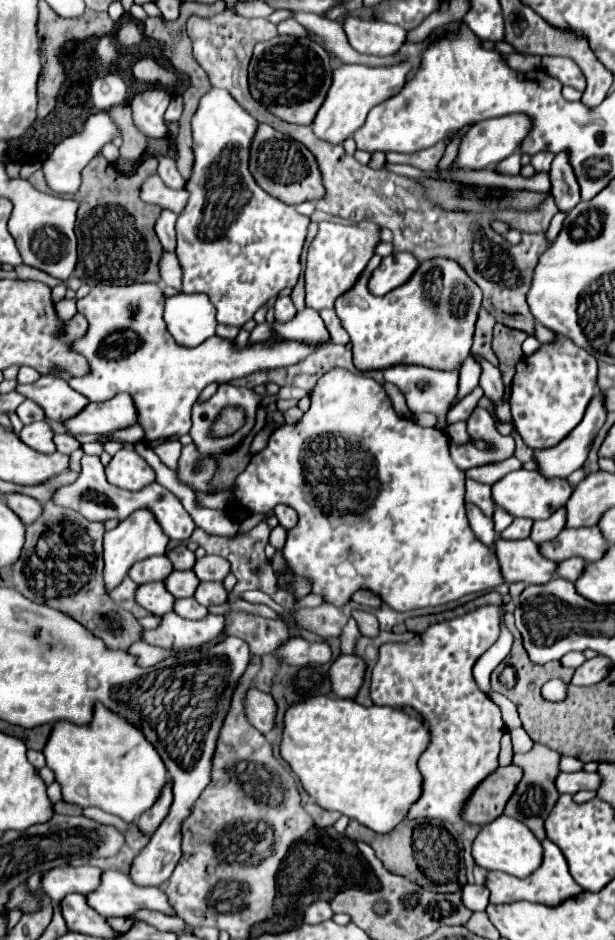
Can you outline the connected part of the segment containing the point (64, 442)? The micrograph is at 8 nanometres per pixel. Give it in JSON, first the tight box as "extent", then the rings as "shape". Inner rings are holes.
{"extent":[53,434,81,454],"shape":[[[57,434],[57,436],[53,436],[53,442],[61,454],[71,454],[73,450],[77,450],[81,446],[73,436],[59,436]]]}

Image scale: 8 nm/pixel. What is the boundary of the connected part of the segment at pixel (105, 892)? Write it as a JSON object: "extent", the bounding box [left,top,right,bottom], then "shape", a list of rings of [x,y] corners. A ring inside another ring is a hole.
{"extent":[85,870,173,918],"shape":[[[115,870],[103,872],[99,888],[95,888],[95,892],[89,892],[85,898],[87,904],[105,918],[129,916],[141,908],[173,914],[173,908],[169,906],[167,896],[161,888],[137,886],[127,874]]]}

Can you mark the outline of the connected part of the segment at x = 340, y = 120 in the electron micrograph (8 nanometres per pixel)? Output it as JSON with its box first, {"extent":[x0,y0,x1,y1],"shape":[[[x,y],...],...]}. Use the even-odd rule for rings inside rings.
{"extent":[311,62,411,144],"shape":[[[409,62],[397,66],[383,66],[383,68],[369,68],[359,64],[341,64],[333,70],[333,84],[321,104],[311,128],[319,140],[327,140],[329,144],[343,144],[355,130],[365,124],[369,110],[383,100],[395,96],[405,86],[405,76],[411,70]]]}

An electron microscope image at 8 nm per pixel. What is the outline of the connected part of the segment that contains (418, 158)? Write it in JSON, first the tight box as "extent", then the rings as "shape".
{"extent":[387,142,445,170],"shape":[[[439,142],[433,148],[425,148],[421,152],[413,152],[413,154],[399,154],[399,152],[389,152],[387,154],[387,162],[407,162],[411,166],[417,166],[421,170],[437,170],[437,162],[445,152],[445,142]]]}

